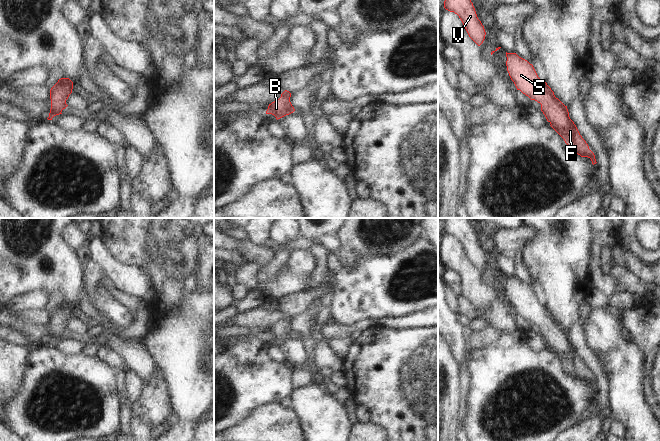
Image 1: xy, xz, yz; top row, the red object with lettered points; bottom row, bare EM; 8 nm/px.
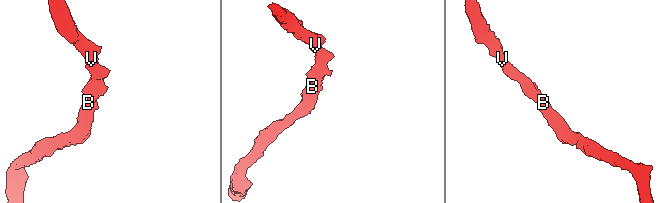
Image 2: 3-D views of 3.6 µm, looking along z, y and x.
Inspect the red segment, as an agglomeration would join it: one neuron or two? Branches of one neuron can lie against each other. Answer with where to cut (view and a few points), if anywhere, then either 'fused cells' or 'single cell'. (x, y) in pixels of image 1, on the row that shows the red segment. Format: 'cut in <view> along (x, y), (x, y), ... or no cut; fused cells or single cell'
no cut; single cell

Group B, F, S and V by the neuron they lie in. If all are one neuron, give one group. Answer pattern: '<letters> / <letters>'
B F S V

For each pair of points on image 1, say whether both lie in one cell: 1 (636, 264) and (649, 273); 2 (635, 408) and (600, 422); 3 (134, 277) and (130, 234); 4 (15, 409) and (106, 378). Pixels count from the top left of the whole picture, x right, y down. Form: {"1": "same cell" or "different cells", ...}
{"1": "same cell", "2": "different cells", "3": "different cells", "4": "same cell"}

